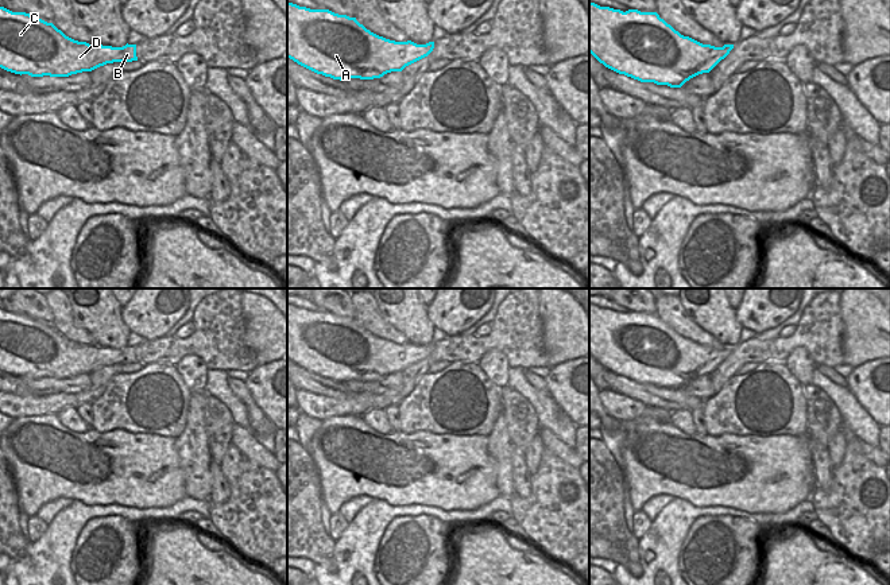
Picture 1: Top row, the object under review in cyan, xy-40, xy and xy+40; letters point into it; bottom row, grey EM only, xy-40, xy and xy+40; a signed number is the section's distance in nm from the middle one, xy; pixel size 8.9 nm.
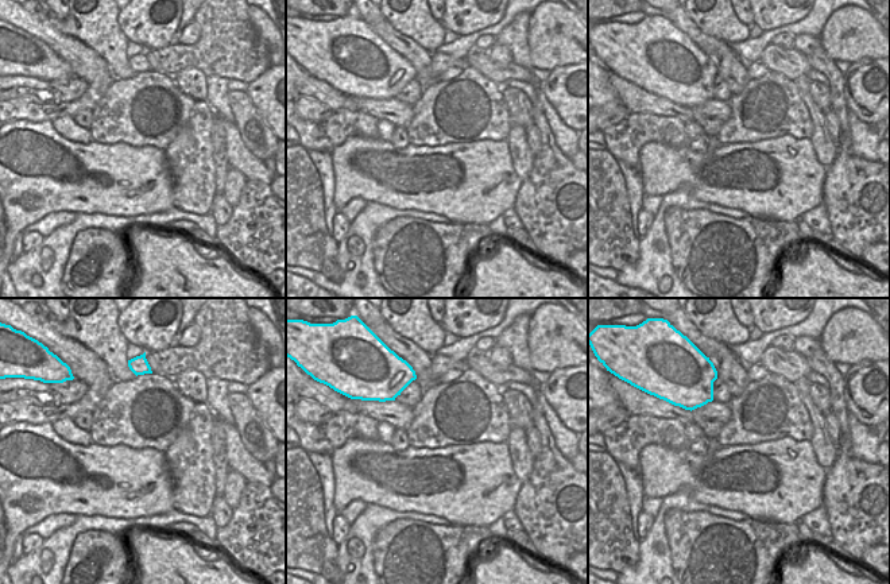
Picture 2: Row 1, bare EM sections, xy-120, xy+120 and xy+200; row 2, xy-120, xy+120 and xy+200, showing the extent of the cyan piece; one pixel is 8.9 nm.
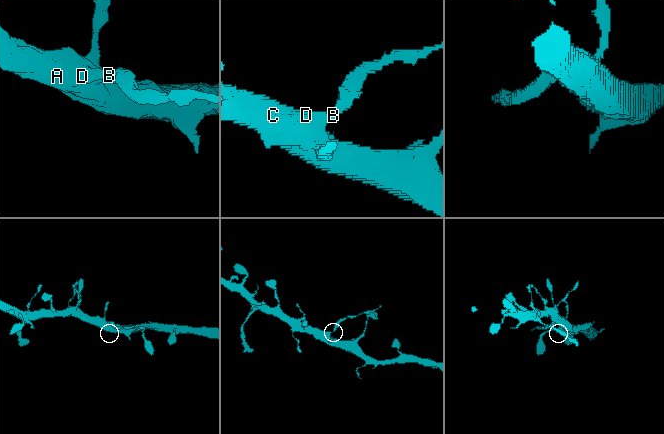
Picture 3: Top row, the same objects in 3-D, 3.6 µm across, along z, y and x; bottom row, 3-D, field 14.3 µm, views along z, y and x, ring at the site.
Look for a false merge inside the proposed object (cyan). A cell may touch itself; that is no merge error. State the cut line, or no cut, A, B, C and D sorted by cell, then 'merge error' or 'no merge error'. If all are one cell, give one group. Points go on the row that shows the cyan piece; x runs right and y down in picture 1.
cut none; groups A B C D; no merge error

